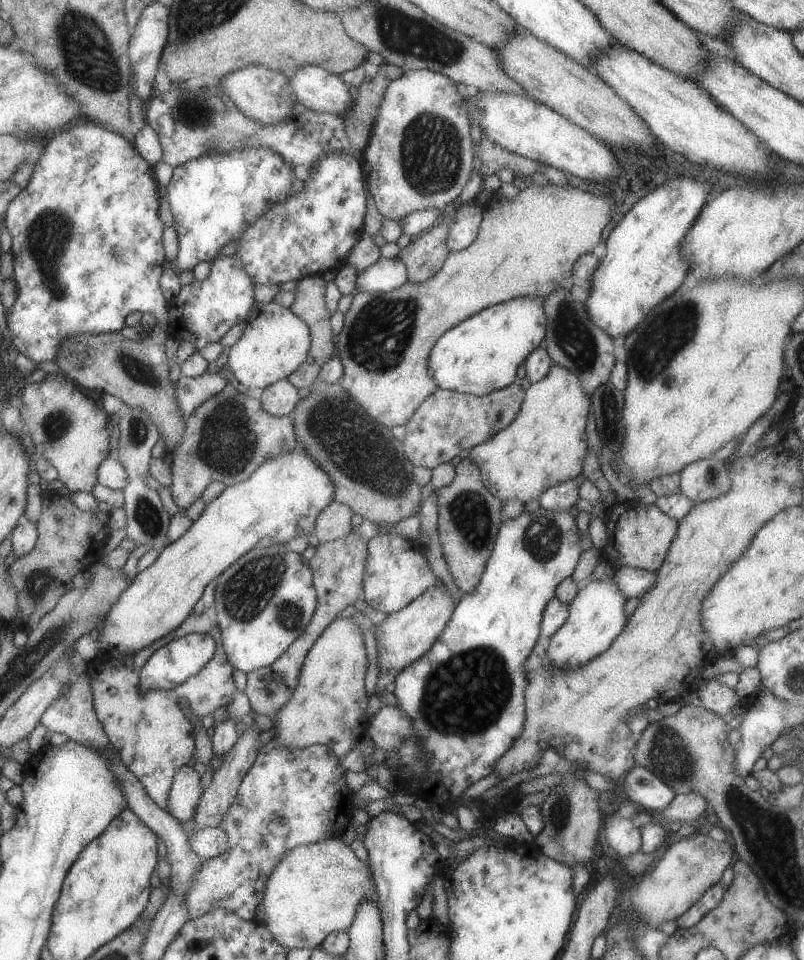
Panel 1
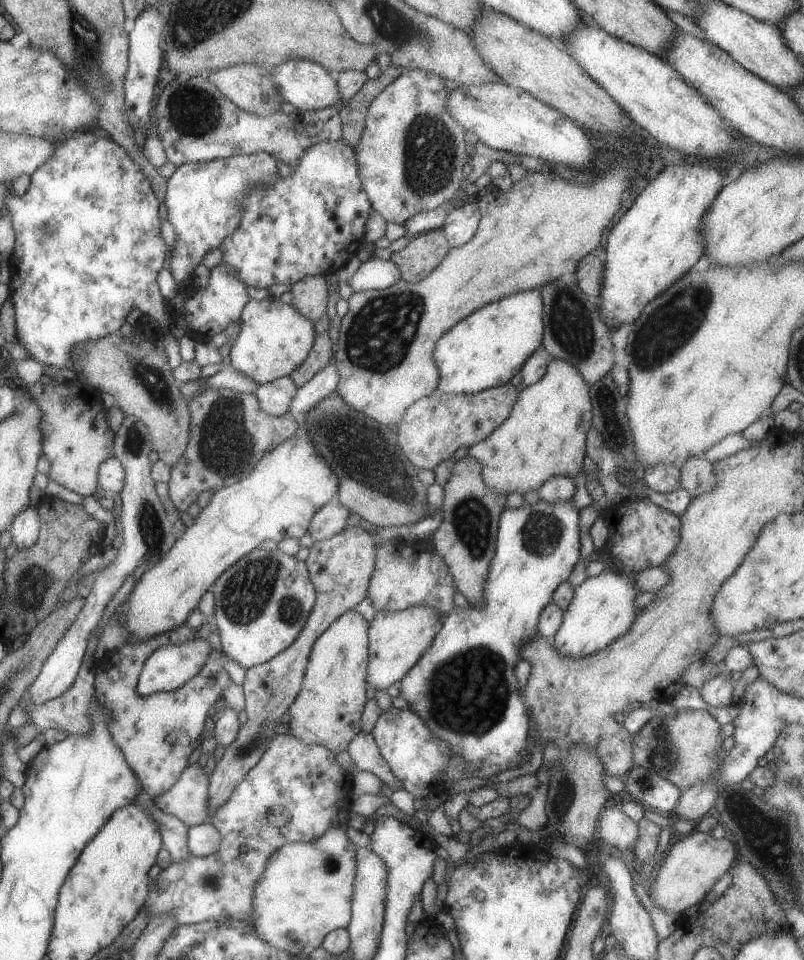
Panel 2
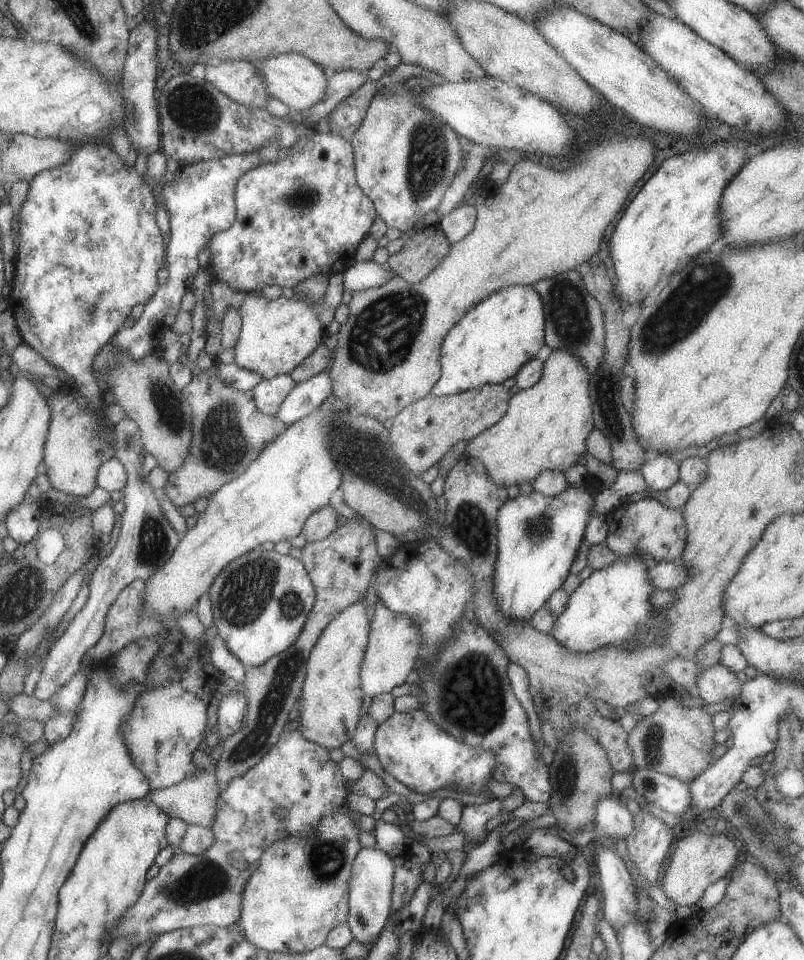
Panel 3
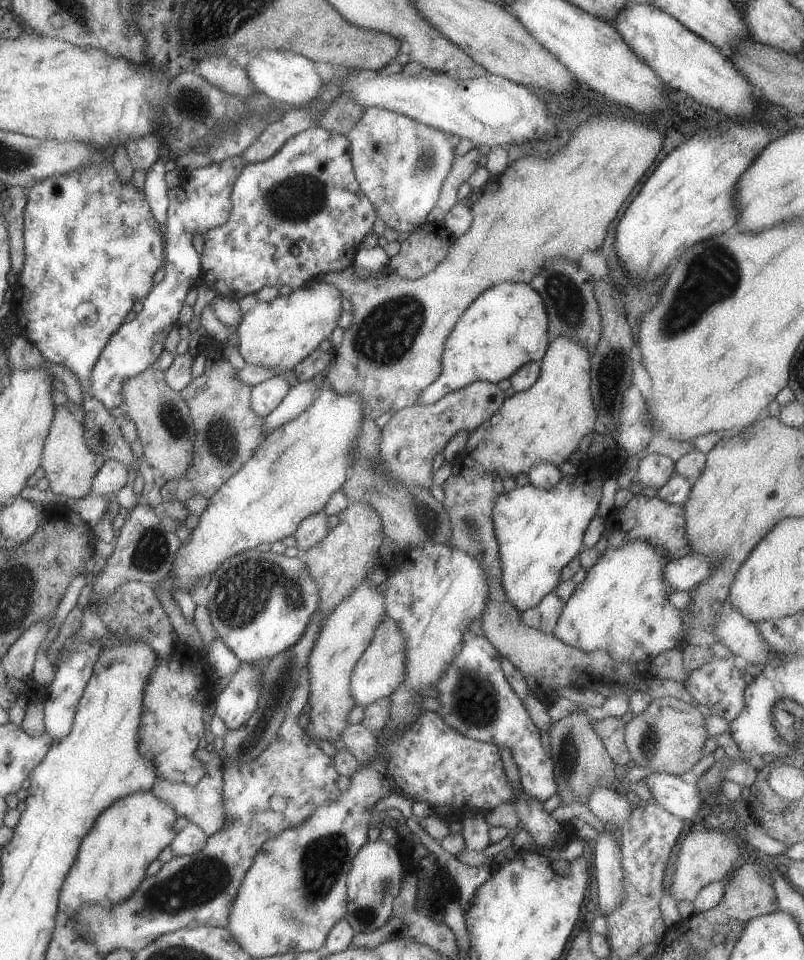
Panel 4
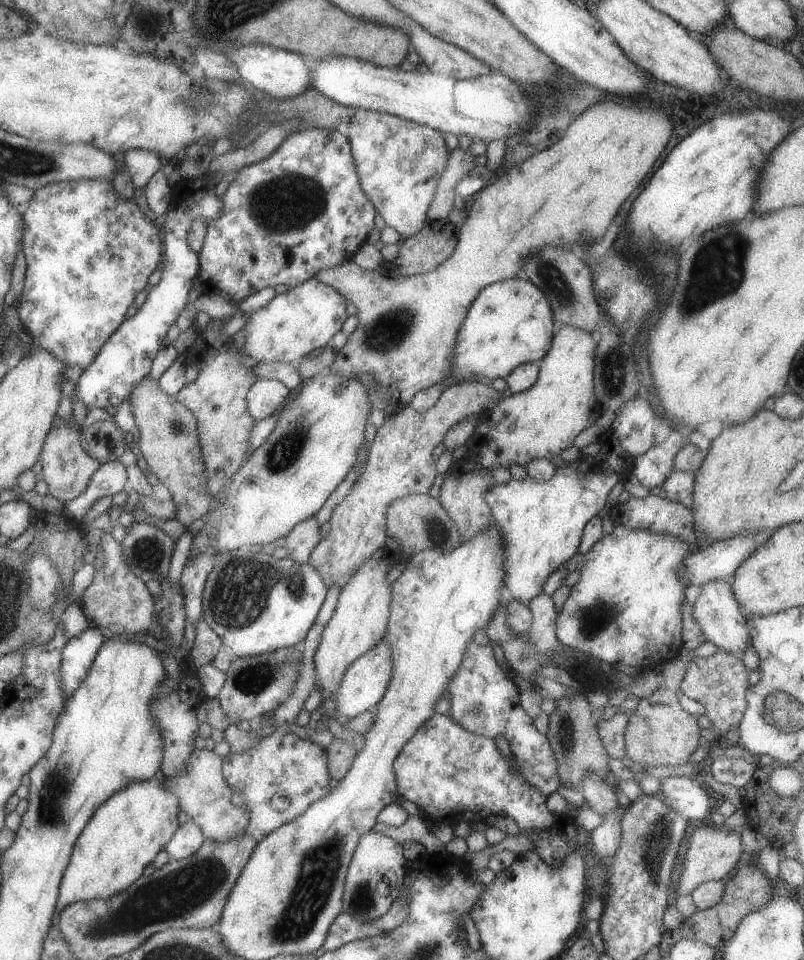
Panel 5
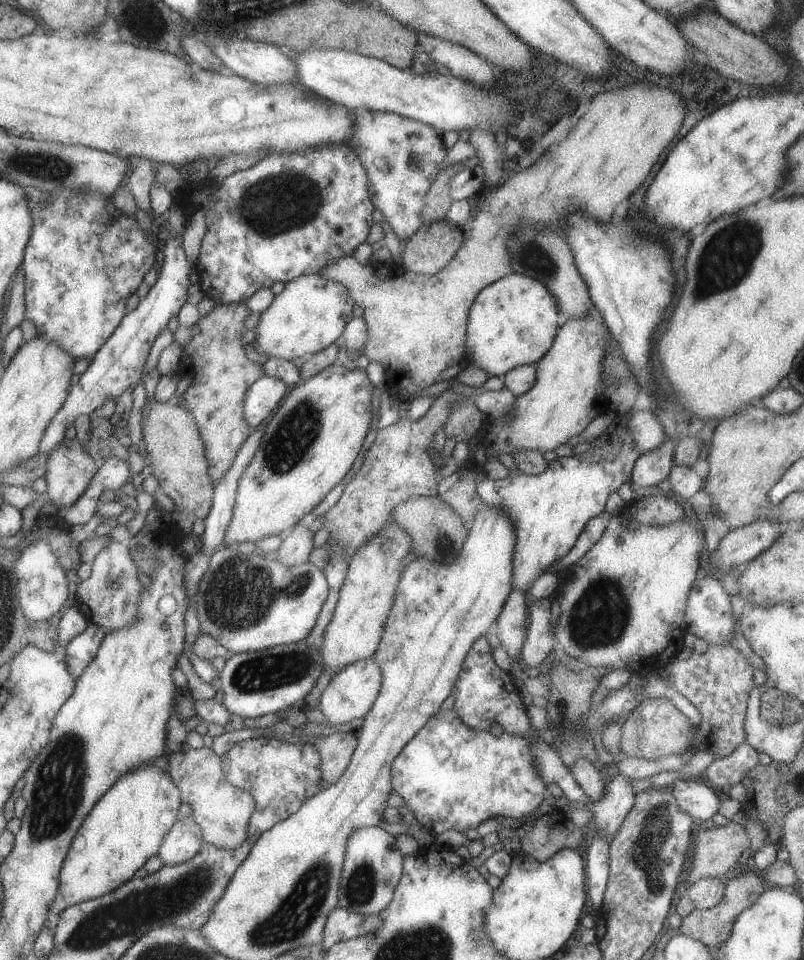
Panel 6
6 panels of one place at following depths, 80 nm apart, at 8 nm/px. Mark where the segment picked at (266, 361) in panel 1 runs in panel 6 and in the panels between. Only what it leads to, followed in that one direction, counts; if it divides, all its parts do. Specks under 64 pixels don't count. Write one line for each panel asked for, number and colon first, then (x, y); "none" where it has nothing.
2: (274, 338)
3: (276, 335)
4: (278, 334)
5: (305, 317)
6: (311, 312)

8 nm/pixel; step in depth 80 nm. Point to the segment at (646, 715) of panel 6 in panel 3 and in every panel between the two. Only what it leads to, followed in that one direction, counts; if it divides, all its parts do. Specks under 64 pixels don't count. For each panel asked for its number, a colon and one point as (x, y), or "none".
3: (677, 741)
4: (668, 737)
5: (658, 733)

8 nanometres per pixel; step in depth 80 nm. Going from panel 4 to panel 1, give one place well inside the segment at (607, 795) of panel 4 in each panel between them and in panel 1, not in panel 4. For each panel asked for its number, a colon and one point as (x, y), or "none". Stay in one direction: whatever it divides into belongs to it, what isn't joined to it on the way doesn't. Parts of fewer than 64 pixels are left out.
1: (621, 835)
2: (615, 829)
3: (612, 820)

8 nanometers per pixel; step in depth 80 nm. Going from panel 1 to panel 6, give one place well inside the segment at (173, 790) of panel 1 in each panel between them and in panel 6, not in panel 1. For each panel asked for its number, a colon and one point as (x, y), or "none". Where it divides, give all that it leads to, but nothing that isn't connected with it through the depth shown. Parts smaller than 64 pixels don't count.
2: (186, 799)
3: (193, 799)
4: (200, 804)
5: (204, 796)
6: (222, 812)

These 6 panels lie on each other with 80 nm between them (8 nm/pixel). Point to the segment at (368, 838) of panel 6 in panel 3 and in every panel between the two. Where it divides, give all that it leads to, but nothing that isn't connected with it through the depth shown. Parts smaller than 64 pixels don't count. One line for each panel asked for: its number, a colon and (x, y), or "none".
3: (370, 884)
4: (373, 881)
5: (374, 877)

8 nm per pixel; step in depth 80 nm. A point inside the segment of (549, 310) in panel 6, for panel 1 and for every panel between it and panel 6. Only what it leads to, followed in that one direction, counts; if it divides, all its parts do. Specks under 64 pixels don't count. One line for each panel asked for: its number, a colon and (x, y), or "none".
1: (480, 355)
2: (485, 349)
3: (498, 335)
4: (505, 327)
5: (509, 323)

